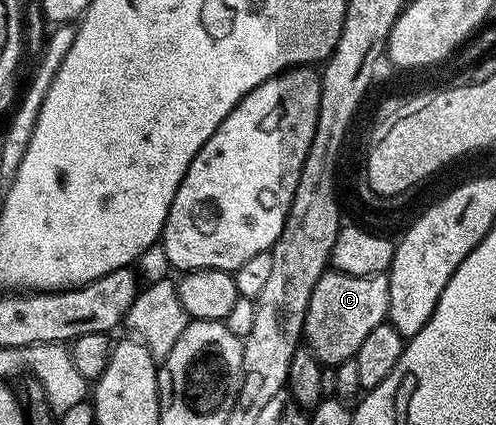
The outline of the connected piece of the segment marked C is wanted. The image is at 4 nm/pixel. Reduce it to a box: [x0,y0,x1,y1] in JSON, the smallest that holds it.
[303,268,389,367]

